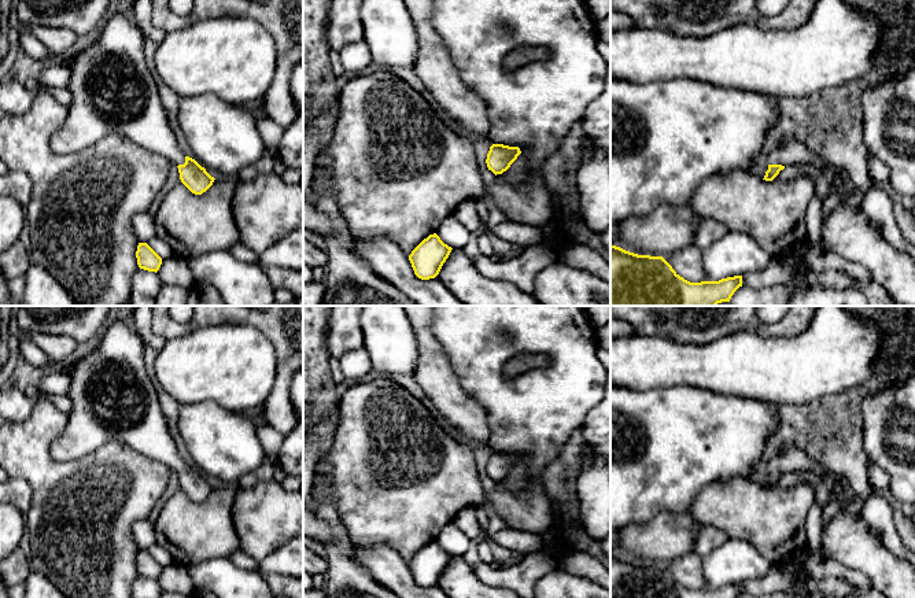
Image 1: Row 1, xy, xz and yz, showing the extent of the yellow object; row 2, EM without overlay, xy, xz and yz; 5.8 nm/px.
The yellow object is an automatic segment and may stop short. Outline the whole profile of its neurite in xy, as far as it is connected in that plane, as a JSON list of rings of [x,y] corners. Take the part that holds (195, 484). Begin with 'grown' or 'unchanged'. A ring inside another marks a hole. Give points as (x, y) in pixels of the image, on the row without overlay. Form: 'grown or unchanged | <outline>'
grown | [[[126,322],[114,324],[93,352],[75,361],[69,377],[71,414],[63,433],[51,444],[51,455],[56,461],[74,461],[110,442],[118,442],[169,466],[178,475],[181,490],[192,501],[202,502],[213,492],[215,486],[178,454],[145,369],[144,340]]]

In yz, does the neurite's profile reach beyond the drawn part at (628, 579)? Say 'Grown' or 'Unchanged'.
Unchanged

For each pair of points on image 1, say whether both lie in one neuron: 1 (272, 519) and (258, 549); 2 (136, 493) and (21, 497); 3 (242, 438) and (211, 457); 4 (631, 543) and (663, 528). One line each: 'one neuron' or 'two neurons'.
1: one neuron
2: two neurons
3: one neuron
4: one neuron

